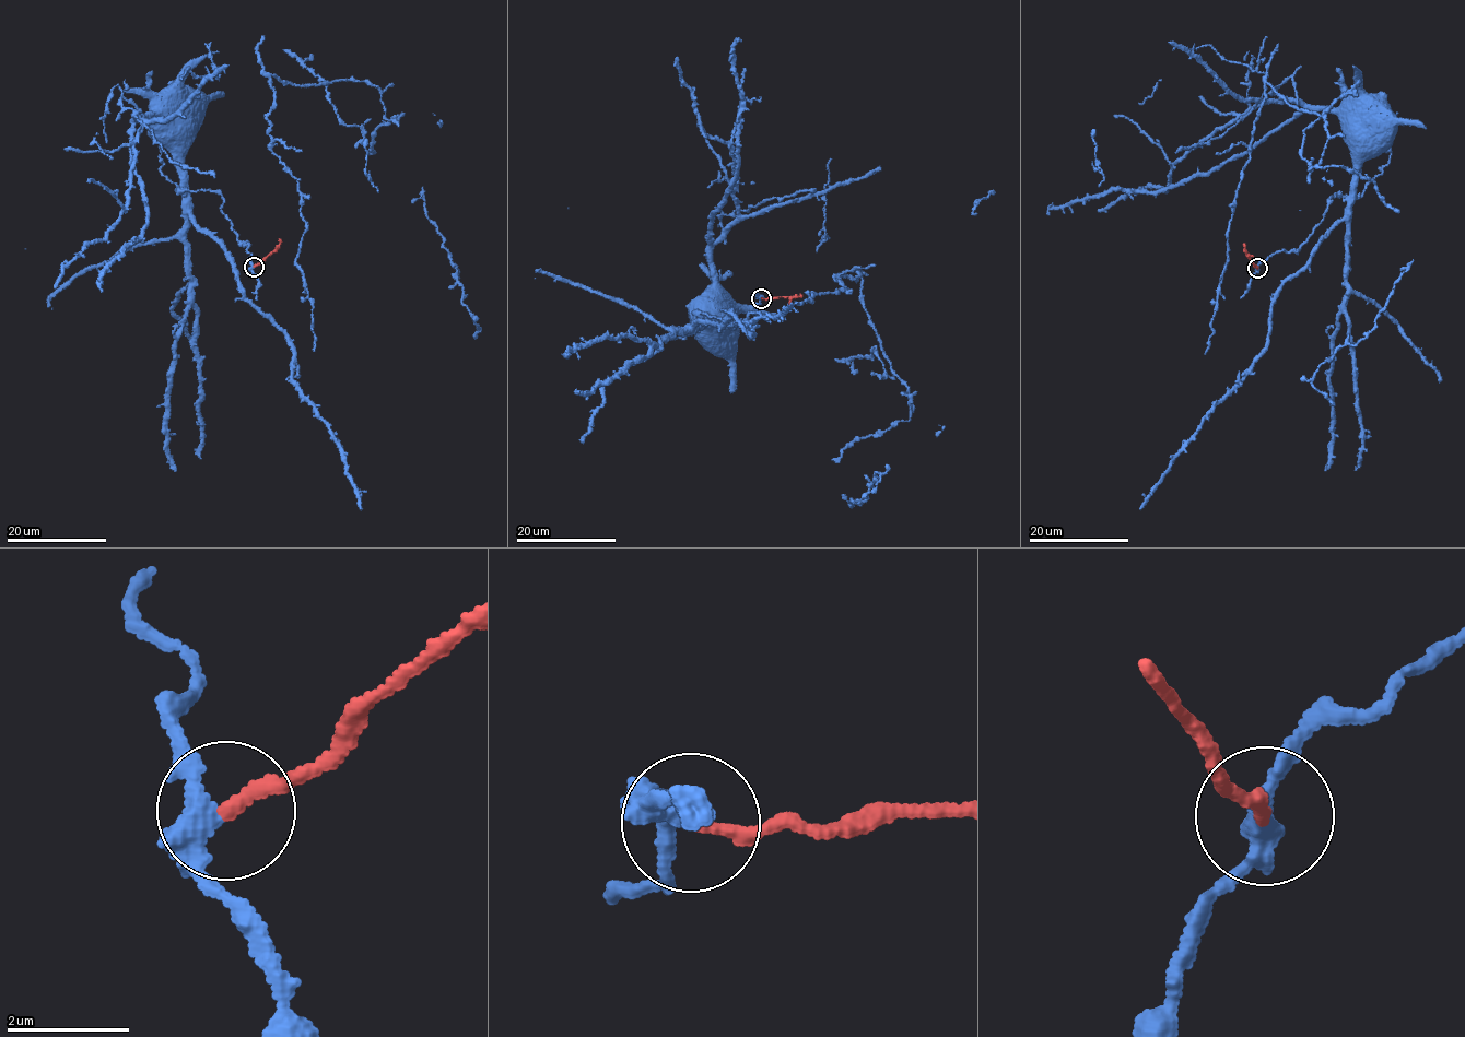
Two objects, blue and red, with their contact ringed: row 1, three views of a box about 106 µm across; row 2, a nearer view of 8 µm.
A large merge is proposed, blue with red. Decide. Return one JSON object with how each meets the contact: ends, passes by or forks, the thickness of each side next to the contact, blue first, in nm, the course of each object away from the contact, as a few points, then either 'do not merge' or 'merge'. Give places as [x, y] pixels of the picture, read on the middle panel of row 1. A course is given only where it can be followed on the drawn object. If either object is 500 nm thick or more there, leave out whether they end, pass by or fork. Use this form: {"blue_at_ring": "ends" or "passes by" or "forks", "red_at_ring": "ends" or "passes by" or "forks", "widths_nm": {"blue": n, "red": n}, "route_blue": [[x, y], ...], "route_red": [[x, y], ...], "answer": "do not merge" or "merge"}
{"blue_at_ring": "passes by", "red_at_ring": "ends", "widths_nm": {"blue": 360, "red": 240}, "route_blue": [[761, 297], [754, 313], [729, 326], [734, 327], [701, 313], [694, 322], [725, 303], [721, 290]], "route_red": [[761, 297], [801, 295]], "answer": "do not merge"}

